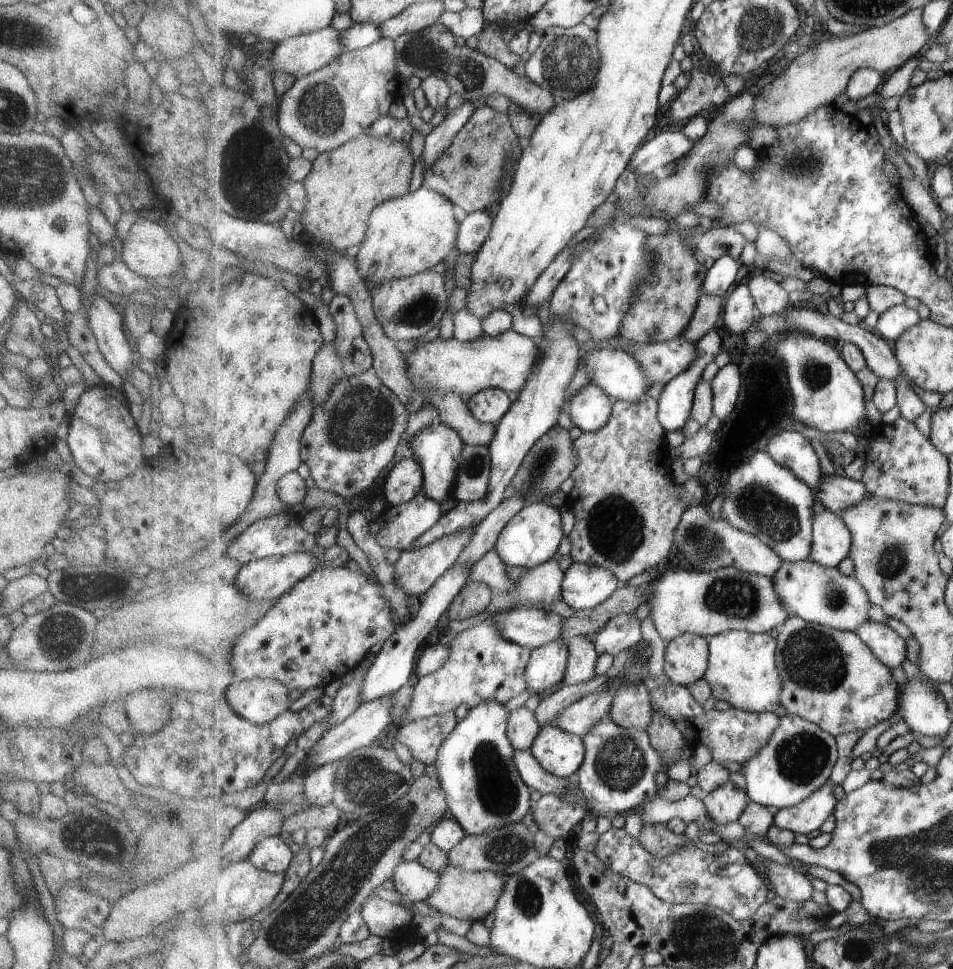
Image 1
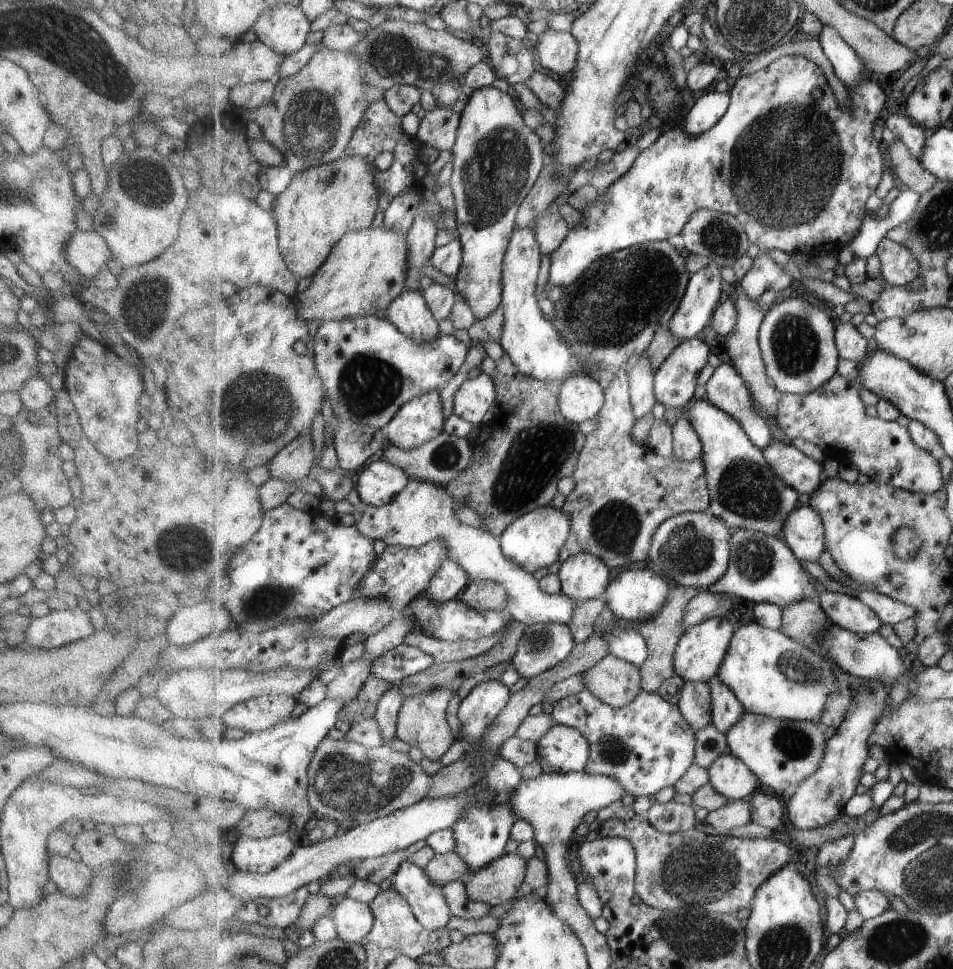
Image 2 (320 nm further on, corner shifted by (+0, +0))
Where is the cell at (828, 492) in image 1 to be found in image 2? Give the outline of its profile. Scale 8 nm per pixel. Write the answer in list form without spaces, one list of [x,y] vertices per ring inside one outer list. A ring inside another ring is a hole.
[[[775,439],[764,448],[764,455],[774,473],[801,494],[810,495],[825,480],[823,465],[805,456],[791,443]]]

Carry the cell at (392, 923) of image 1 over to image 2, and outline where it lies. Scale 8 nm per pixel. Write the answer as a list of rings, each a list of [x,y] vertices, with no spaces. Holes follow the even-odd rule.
[[[347,896],[337,899],[331,917],[336,922],[338,938],[350,943],[360,943],[375,922],[370,904]]]

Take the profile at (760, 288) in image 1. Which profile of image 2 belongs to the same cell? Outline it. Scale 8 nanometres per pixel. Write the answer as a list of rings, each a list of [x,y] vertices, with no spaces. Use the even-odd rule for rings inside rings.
[[[760,252],[753,260],[752,268],[743,276],[739,284],[753,300],[757,300],[763,292],[785,290],[791,287],[794,281],[784,266],[777,264],[769,253]]]

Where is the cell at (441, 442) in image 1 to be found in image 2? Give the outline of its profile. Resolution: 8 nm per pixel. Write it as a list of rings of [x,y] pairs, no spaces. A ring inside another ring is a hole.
[[[439,390],[429,391],[407,401],[383,434],[393,445],[414,449],[433,440],[443,432],[445,414]]]

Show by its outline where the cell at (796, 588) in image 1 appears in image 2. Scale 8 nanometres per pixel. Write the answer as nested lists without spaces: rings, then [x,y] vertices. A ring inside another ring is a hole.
[[[729,528],[732,537],[730,540],[731,556],[727,572],[711,588],[707,590],[714,593],[727,593],[733,597],[737,597],[742,602],[757,603],[775,603],[784,607],[792,602],[800,601],[804,598],[817,599],[820,592],[816,589],[816,580],[805,571],[801,566],[798,556],[792,551],[782,537],[770,535],[751,529]]]

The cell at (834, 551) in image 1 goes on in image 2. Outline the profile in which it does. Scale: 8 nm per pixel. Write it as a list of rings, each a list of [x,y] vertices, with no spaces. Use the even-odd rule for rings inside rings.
[[[810,504],[789,513],[783,530],[784,541],[799,559],[819,560],[826,551],[826,530],[820,512]]]

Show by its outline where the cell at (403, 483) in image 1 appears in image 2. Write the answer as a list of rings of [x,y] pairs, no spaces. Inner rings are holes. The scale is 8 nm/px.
[[[378,459],[360,474],[355,489],[363,503],[379,508],[393,502],[409,481],[411,478],[405,470]]]

